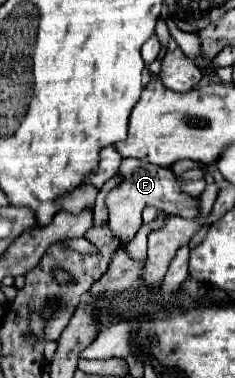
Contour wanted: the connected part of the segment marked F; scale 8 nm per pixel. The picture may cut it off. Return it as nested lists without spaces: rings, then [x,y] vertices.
[[[124,158],[120,174],[124,176],[124,182],[114,190],[110,190],[106,198],[108,210],[110,210],[108,224],[110,224],[110,230],[120,238],[120,242],[132,240],[136,236],[138,228],[142,226],[144,206],[154,206],[166,214],[188,218],[188,220],[194,220],[200,214],[200,202],[180,188],[180,180],[174,176],[170,168],[148,164],[144,160]]]

